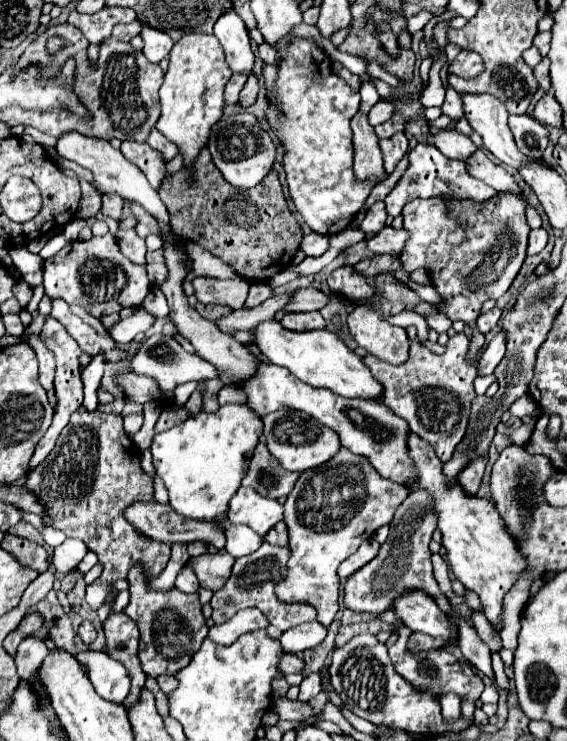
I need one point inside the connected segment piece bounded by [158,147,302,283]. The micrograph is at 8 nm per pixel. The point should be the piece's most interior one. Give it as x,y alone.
254,231

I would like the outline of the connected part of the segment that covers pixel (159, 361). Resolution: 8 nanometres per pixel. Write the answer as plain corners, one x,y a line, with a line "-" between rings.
162,333
160,335
152,335
152,337
148,337
148,339
142,341
142,345
134,353
134,357
128,359
128,371
152,377
160,385
162,391
174,391
176,385
188,383
188,381
220,379
220,375
216,373
216,367
212,367
202,357
198,357
194,353
188,353
174,337
166,337

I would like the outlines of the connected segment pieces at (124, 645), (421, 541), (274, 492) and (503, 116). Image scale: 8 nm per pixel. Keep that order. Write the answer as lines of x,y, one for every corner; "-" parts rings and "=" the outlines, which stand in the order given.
110,609
108,621
104,623
104,633
106,633
108,655
120,661
128,669
132,687
124,705
130,707
132,703
138,701
140,689
144,687
144,681
146,681
146,673
140,669
140,659
136,657
140,633
136,629
136,623
130,617
124,617
122,613
114,613
112,609
=
412,491
408,499
396,509
394,519
390,523
388,541
384,541
378,555
348,577
344,587
344,605
352,611
384,613
394,605
396,597
402,597
410,591
424,591
438,603
444,613
450,613
450,603
438,589
438,583
432,575
428,543
432,539
434,529
436,519
432,515
430,495
426,491
=
260,441
254,451
250,469
248,469
246,477
242,479
242,485
256,489
264,497
284,499
292,491
292,485
296,483
298,477
300,477
300,473
286,471
276,461
276,457
272,457
272,453
268,453
266,443
=
462,93
464,117
470,127
482,137
484,147
510,167
518,167
530,157
524,157
514,143
514,137
508,129
508,111
504,105
486,93

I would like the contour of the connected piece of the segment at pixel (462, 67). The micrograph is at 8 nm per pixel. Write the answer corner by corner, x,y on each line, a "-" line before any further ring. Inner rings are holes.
464,51
464,53
458,53
458,57
450,63
448,71
454,73
454,75
460,75
460,77
476,77
478,73
482,73
484,65
482,65
482,59
478,53
474,51

